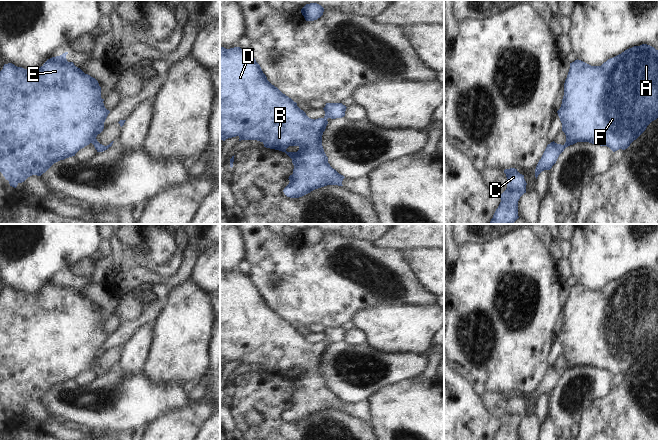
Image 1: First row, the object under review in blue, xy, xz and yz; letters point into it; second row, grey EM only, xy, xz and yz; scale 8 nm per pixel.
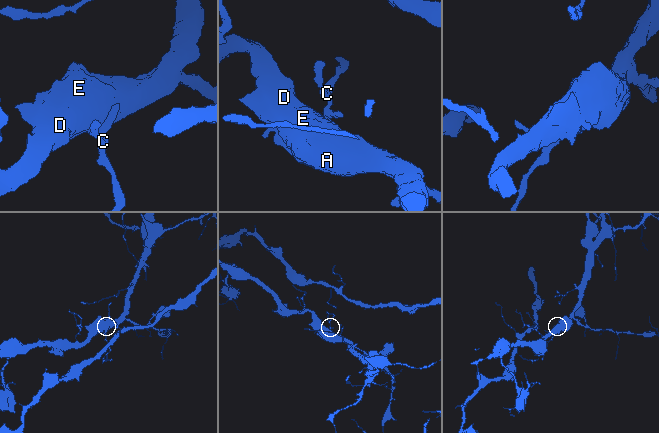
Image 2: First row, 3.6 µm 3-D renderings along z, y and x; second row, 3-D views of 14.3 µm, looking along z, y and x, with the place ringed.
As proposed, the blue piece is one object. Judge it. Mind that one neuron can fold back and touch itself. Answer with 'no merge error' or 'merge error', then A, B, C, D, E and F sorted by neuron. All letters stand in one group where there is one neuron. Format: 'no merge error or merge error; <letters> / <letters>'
no merge error; A B C D E F

